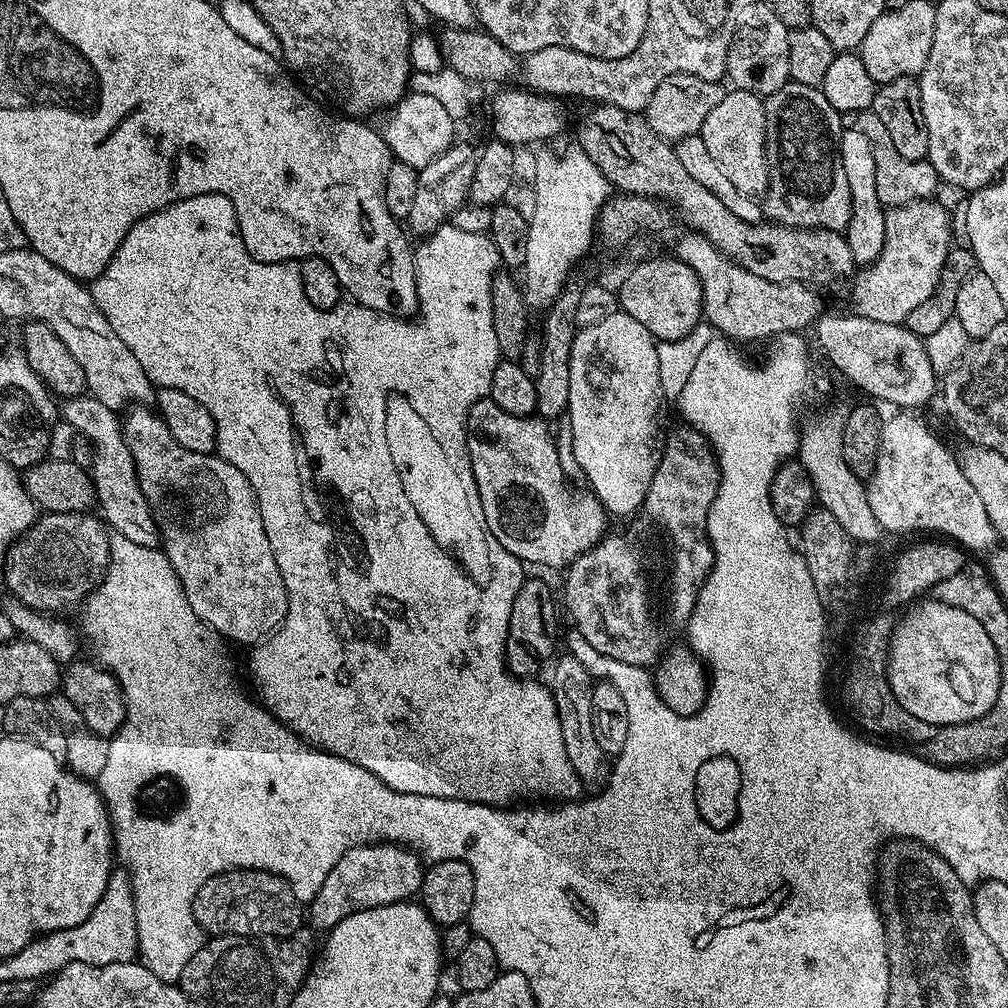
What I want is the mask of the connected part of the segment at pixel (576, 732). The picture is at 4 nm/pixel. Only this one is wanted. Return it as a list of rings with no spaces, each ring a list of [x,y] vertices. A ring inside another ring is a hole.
[[[564,656],[558,660],[551,665],[550,687],[558,710],[558,722],[562,726],[562,740],[566,742],[566,756],[570,758],[570,766],[574,766],[578,778],[585,785],[592,784],[595,780],[603,781],[606,776],[606,757],[594,738],[594,677],[576,656]]]

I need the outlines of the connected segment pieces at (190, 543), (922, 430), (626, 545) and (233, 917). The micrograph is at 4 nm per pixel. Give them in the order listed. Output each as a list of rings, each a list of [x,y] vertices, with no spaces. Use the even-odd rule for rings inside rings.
[[[132,406],[127,409],[127,412],[128,417],[126,415],[123,417],[122,427],[126,442],[130,446],[130,454],[136,463],[136,473],[140,479],[142,494],[156,518],[156,530],[162,541],[162,550],[168,555],[168,561],[171,562],[172,568],[178,574],[178,578],[182,582],[182,590],[186,594],[194,614],[203,624],[210,625],[218,635],[223,636],[225,641],[237,640],[240,644],[255,646],[260,641],[267,640],[284,623],[288,609],[288,591],[284,585],[284,575],[278,570],[278,562],[274,562],[274,550],[270,550],[270,538],[266,534],[266,526],[262,526],[260,507],[246,474],[242,474],[242,470],[238,470],[238,466],[230,466],[230,462],[226,462],[218,454],[198,454],[194,450],[186,450],[186,446],[177,442],[174,434],[170,434],[164,419],[151,407]]]
[[[908,410],[895,414],[885,419],[876,465],[866,480],[870,510],[874,510],[881,529],[885,533],[939,534],[969,553],[995,549],[996,531],[986,514],[986,506],[982,506],[982,498],[978,498],[978,490],[970,486],[957,453],[951,452],[916,414]]]
[[[613,534],[605,535],[604,539],[592,545],[590,550],[580,553],[580,557],[573,564],[569,564],[566,569],[568,577],[564,580],[564,600],[562,596],[562,604],[568,607],[568,612],[572,615],[572,620],[576,623],[576,628],[580,631],[580,636],[597,652],[600,656],[605,656],[608,662],[617,660],[623,664],[630,666],[642,666],[647,669],[649,666],[655,665],[659,661],[662,653],[665,651],[666,643],[664,644],[664,636],[660,633],[660,628],[656,625],[656,616],[652,613],[652,600],[648,597],[648,576],[644,573],[644,560],[640,557],[640,552],[627,540],[624,536],[612,536]]]
[[[234,868],[210,878],[198,890],[192,903],[196,924],[209,937],[214,936],[254,936],[257,938],[287,938],[301,931],[300,911],[302,905],[294,890],[273,872],[261,872],[258,868]]]

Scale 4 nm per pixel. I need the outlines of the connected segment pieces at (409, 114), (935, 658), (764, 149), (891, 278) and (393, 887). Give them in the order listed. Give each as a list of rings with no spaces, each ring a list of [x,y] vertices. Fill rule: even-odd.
[[[409,91],[403,100],[394,105],[387,116],[388,121],[385,122],[384,128],[382,127],[382,135],[393,157],[401,164],[417,170],[425,168],[434,157],[445,152],[454,143],[452,135],[458,128],[457,121],[452,120],[437,99],[430,98],[427,94]]]
[[[935,598],[921,599],[905,612],[908,613],[899,617],[891,633],[887,649],[888,681],[890,690],[894,690],[894,698],[898,698],[899,704],[909,714],[914,714],[914,718],[937,726],[965,724],[982,718],[994,706],[1000,689],[1000,659],[986,629],[972,615],[966,614],[964,608],[950,606]]]
[[[725,91],[722,102],[706,114],[698,133],[706,142],[710,154],[720,163],[721,169],[742,190],[753,198],[768,191],[768,147],[766,146],[766,114],[764,102],[755,92]]]
[[[929,198],[887,209],[885,245],[873,264],[863,265],[850,280],[855,315],[874,318],[874,322],[904,324],[908,315],[934,294],[946,254],[954,244],[952,220],[936,202]]]
[[[363,844],[346,850],[346,854],[338,858],[334,870],[326,874],[322,890],[318,890],[318,894],[312,899],[311,927],[327,930],[338,926],[342,918],[350,918],[350,914],[358,910],[411,901],[419,893],[426,871],[425,865],[420,865],[420,860],[421,857],[417,853],[403,844]]]

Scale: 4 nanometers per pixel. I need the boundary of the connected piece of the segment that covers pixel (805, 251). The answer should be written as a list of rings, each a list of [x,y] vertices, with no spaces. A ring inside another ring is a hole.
[[[600,104],[593,112],[584,116],[580,124],[580,140],[578,147],[594,162],[602,174],[606,174],[609,185],[624,194],[637,196],[651,196],[674,209],[675,215],[680,216],[689,225],[691,231],[699,232],[708,239],[722,254],[726,254],[736,264],[740,264],[750,274],[758,274],[758,278],[766,278],[770,282],[783,284],[785,280],[797,280],[800,284],[836,284],[839,280],[847,281],[857,271],[856,256],[848,245],[847,235],[844,232],[831,232],[825,228],[787,228],[784,224],[775,222],[761,222],[751,224],[726,210],[706,186],[702,186],[678,162],[675,147],[669,141],[662,139],[649,126],[648,121],[638,112],[627,112],[613,104]]]

